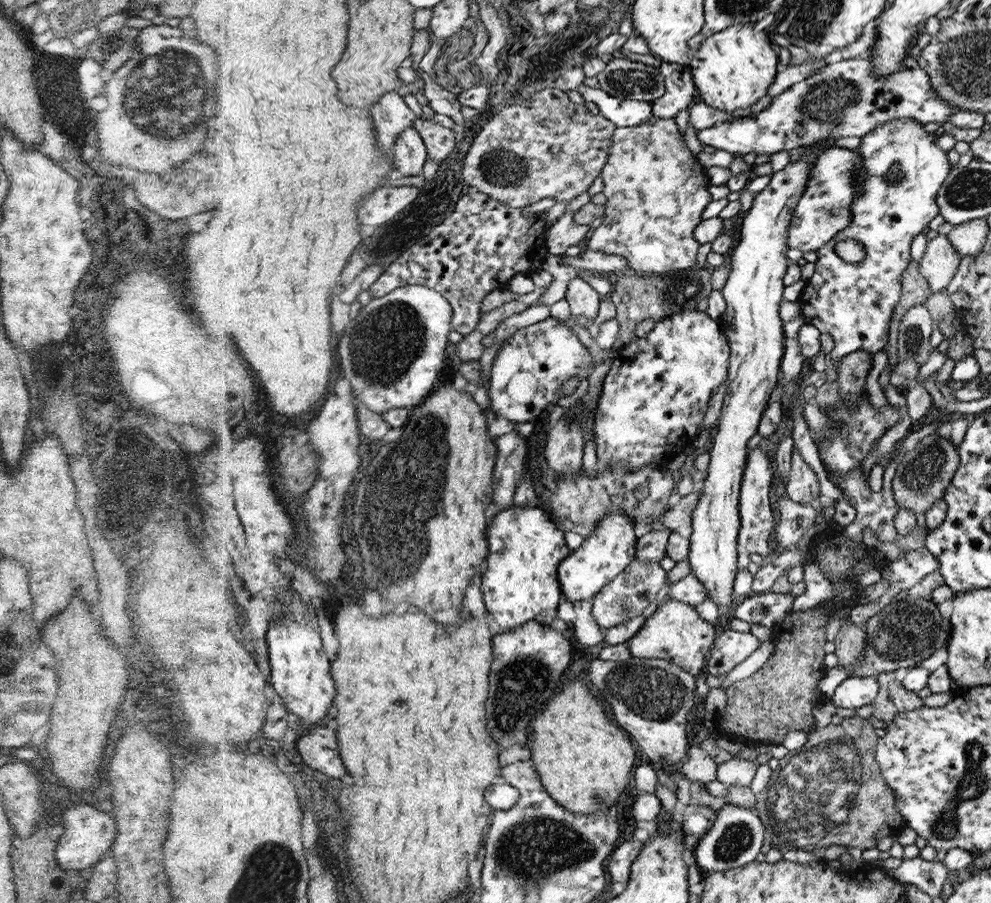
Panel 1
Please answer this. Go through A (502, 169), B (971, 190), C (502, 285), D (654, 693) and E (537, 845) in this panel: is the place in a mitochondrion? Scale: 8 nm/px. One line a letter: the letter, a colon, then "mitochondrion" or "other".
A: mitochondrion
B: mitochondrion
C: other
D: mitochondrion
E: mitochondrion

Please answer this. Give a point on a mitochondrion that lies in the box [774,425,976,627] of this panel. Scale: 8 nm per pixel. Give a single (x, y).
(925, 466)

